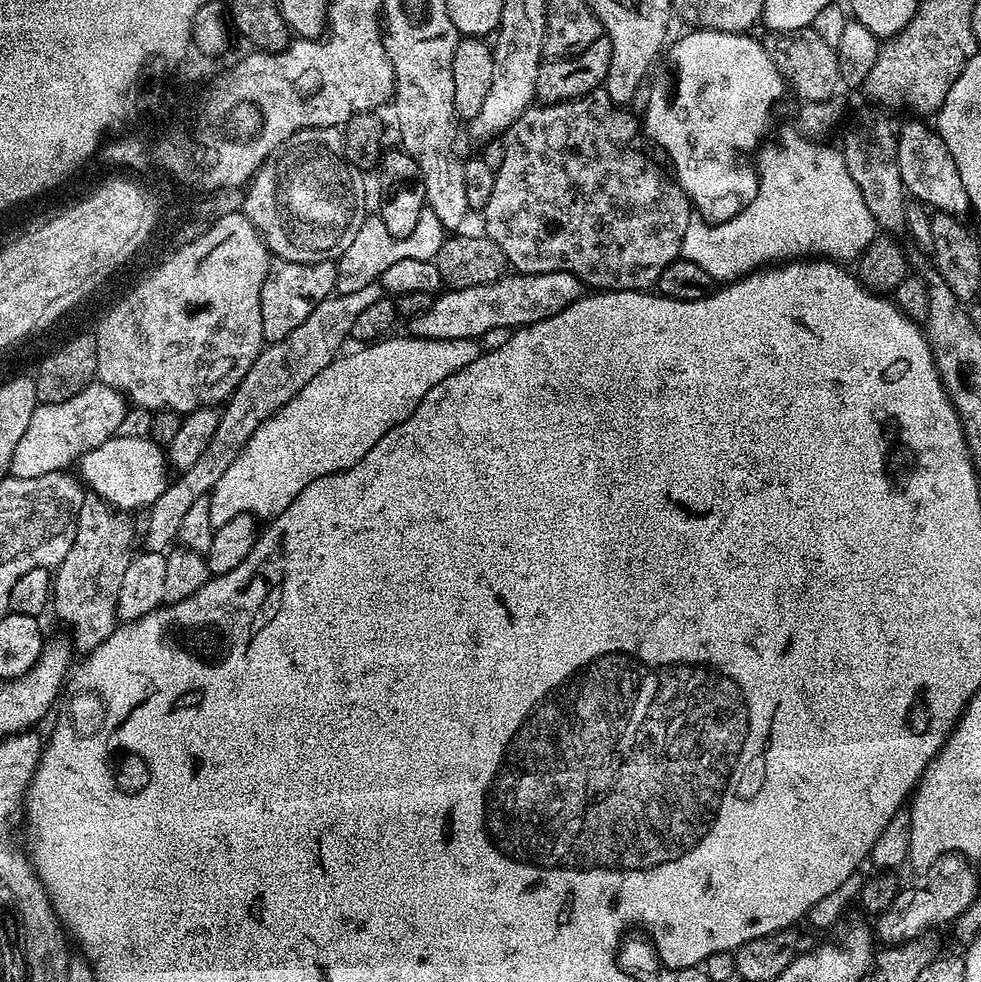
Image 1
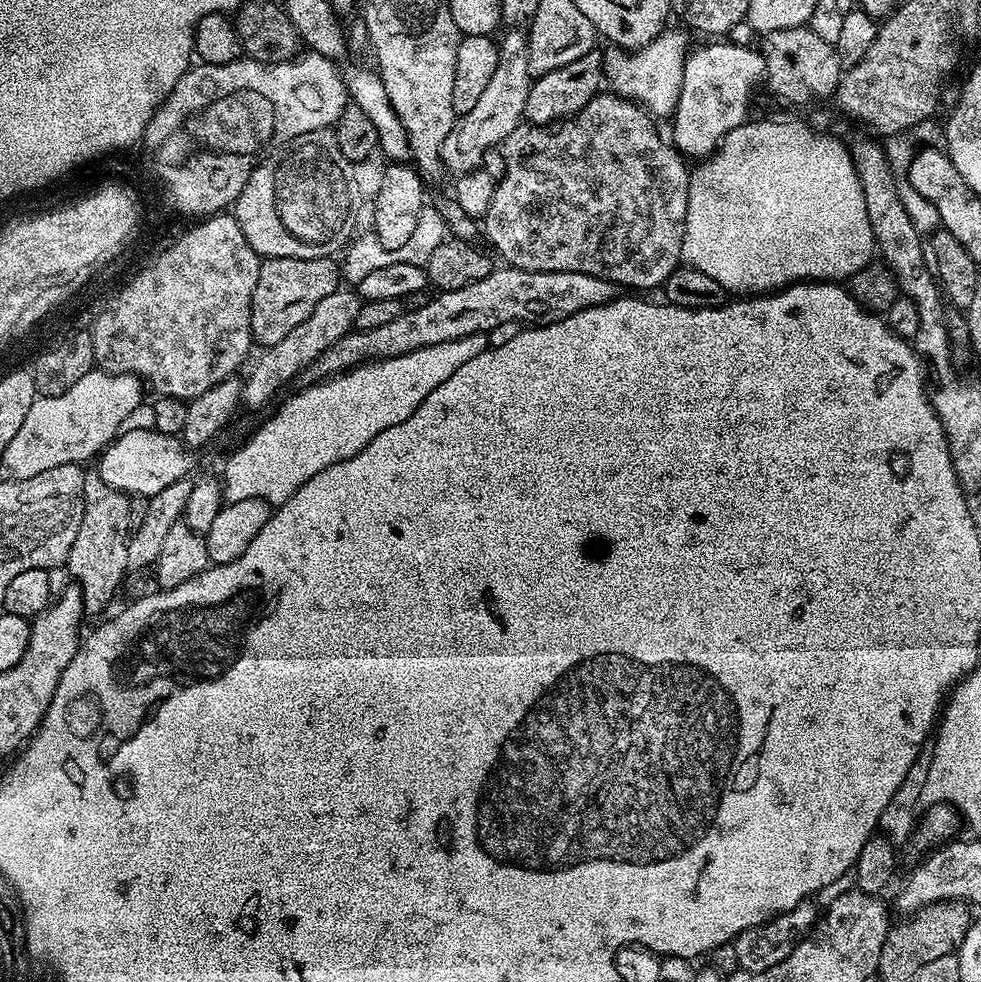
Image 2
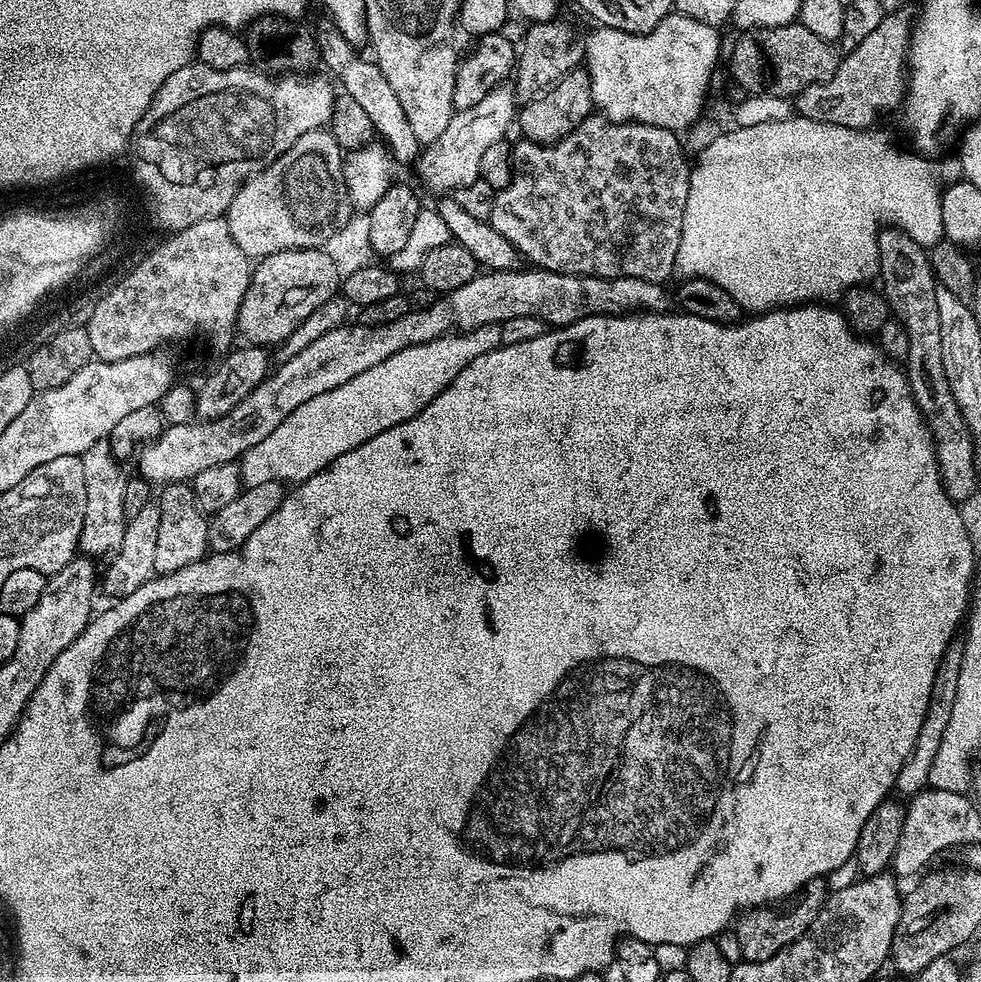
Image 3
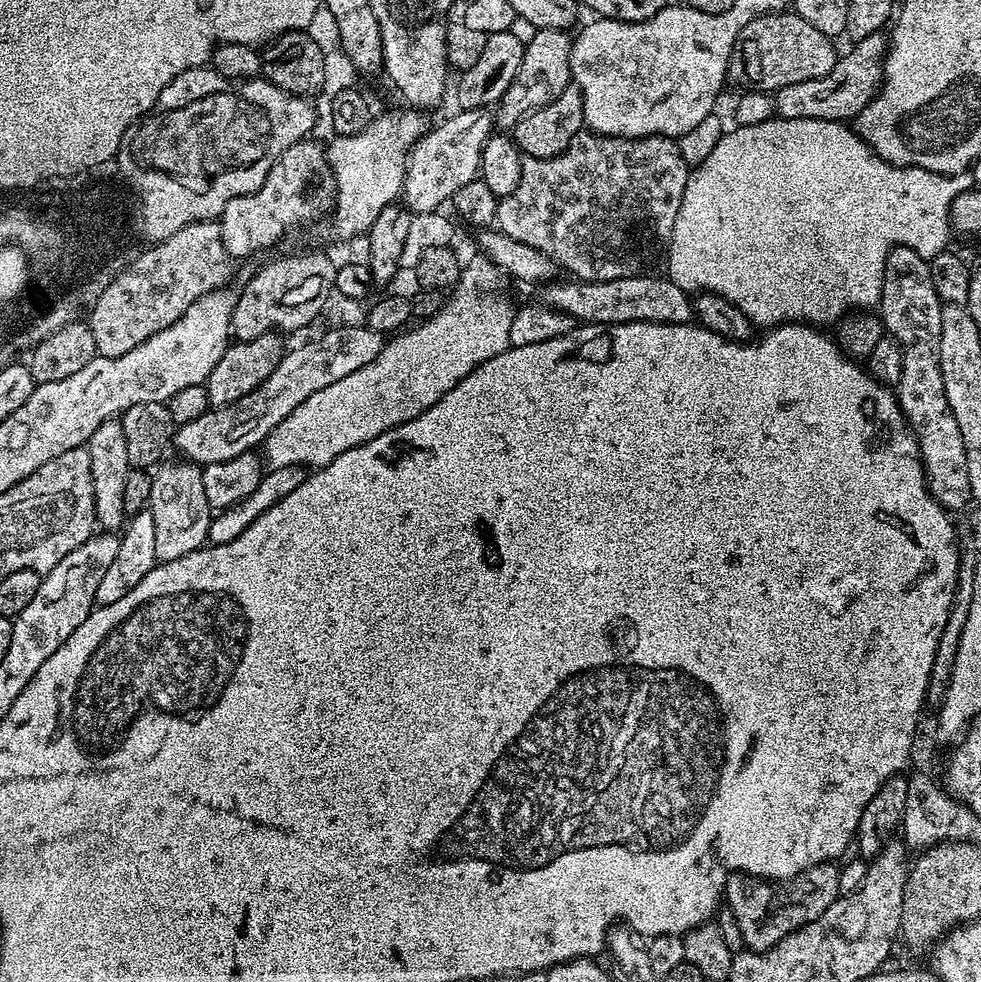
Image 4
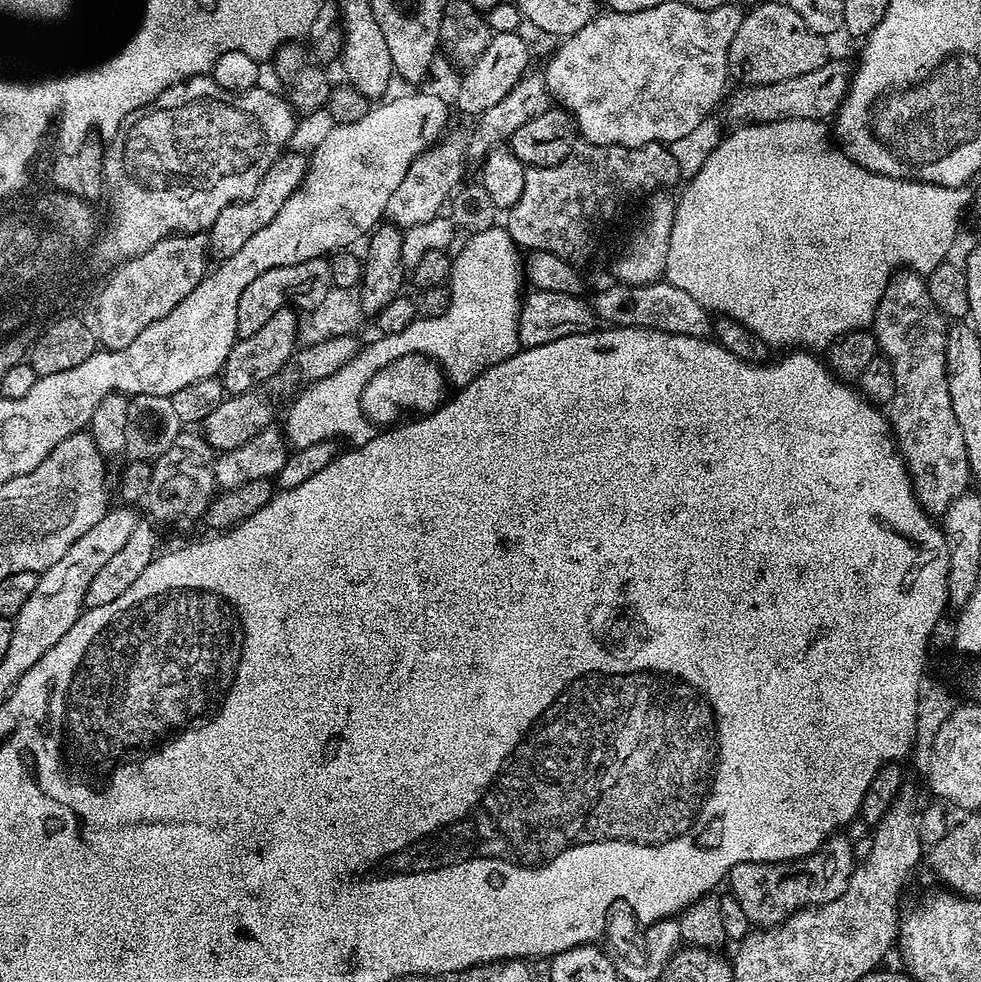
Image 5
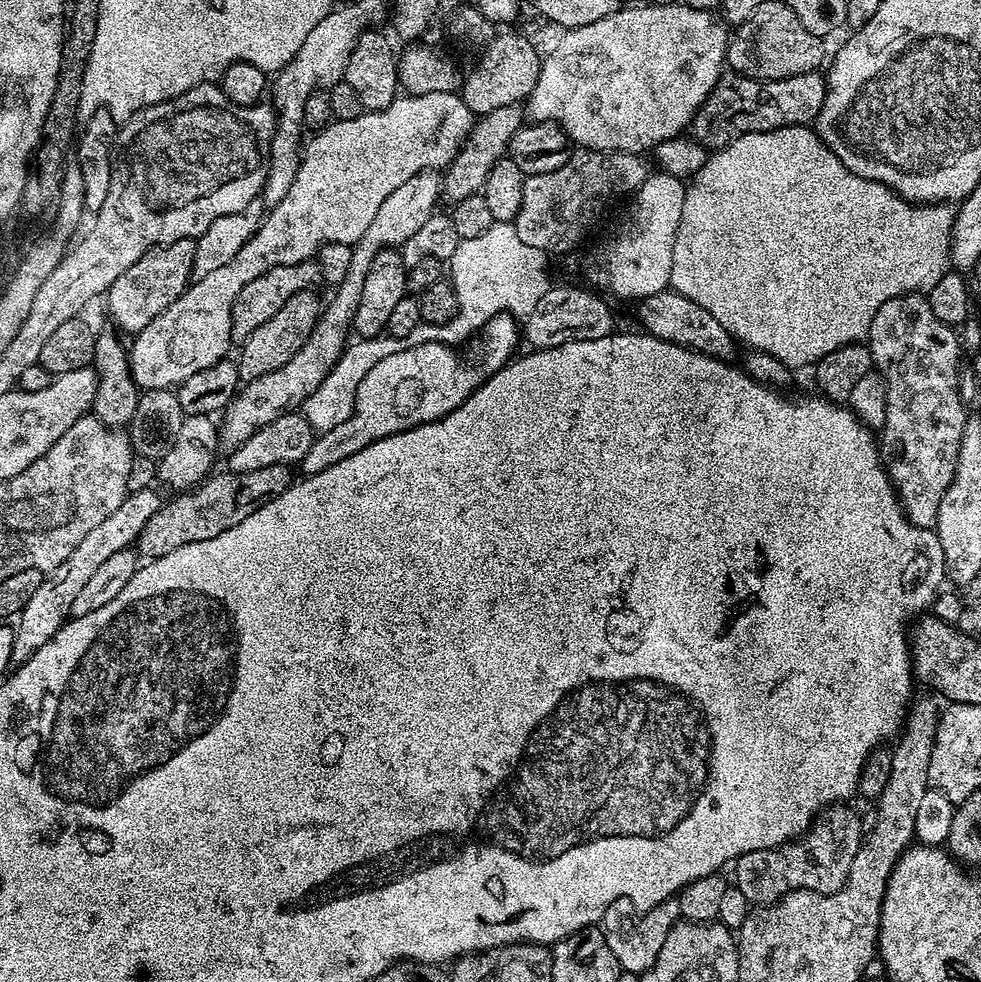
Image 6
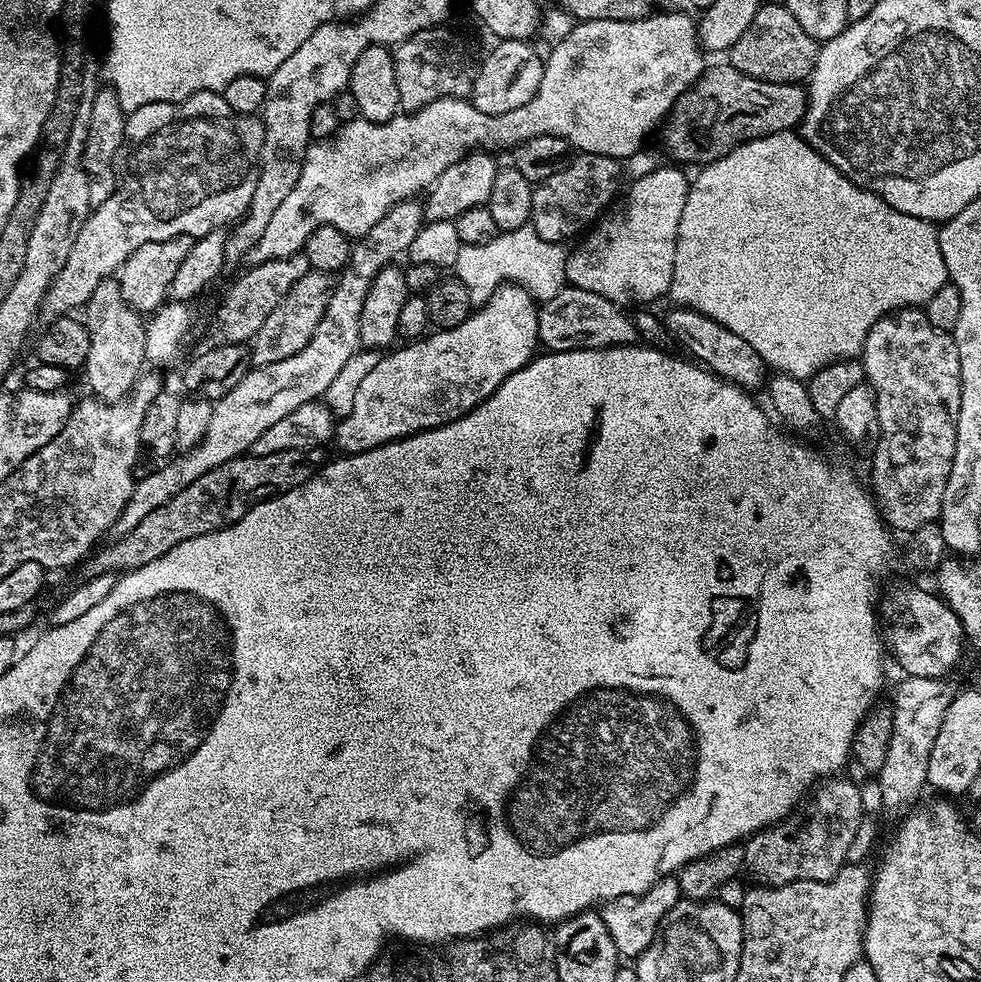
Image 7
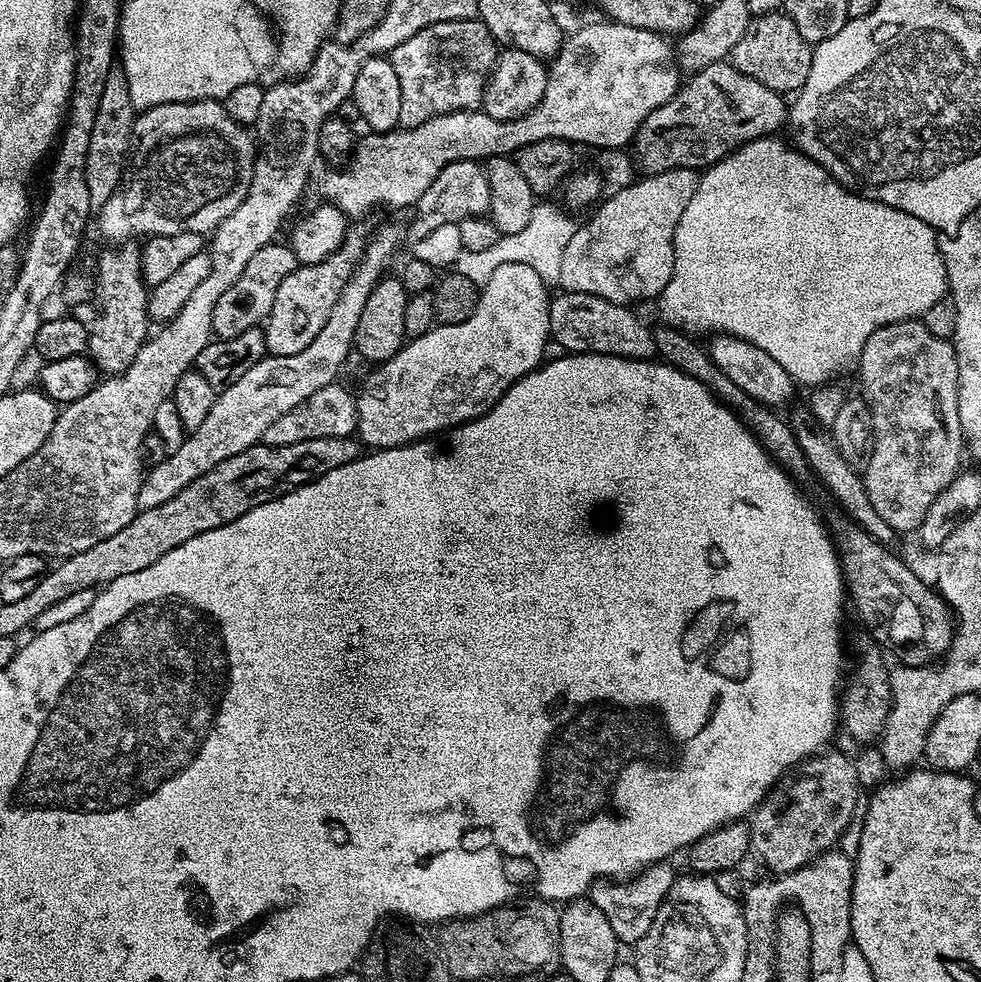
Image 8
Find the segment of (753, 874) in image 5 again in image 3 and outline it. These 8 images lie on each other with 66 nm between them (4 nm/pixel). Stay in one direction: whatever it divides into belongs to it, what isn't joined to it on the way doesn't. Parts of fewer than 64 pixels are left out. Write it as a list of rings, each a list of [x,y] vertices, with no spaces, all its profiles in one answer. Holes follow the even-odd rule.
[[[823,879],[812,880],[789,899],[774,904],[765,904],[759,908],[747,909],[734,924],[738,942],[742,946],[744,960],[766,962],[766,958],[774,958],[774,954],[778,954],[778,950],[789,948],[808,929],[810,922],[814,922],[814,918],[818,918],[820,908],[826,899],[824,884]]]

